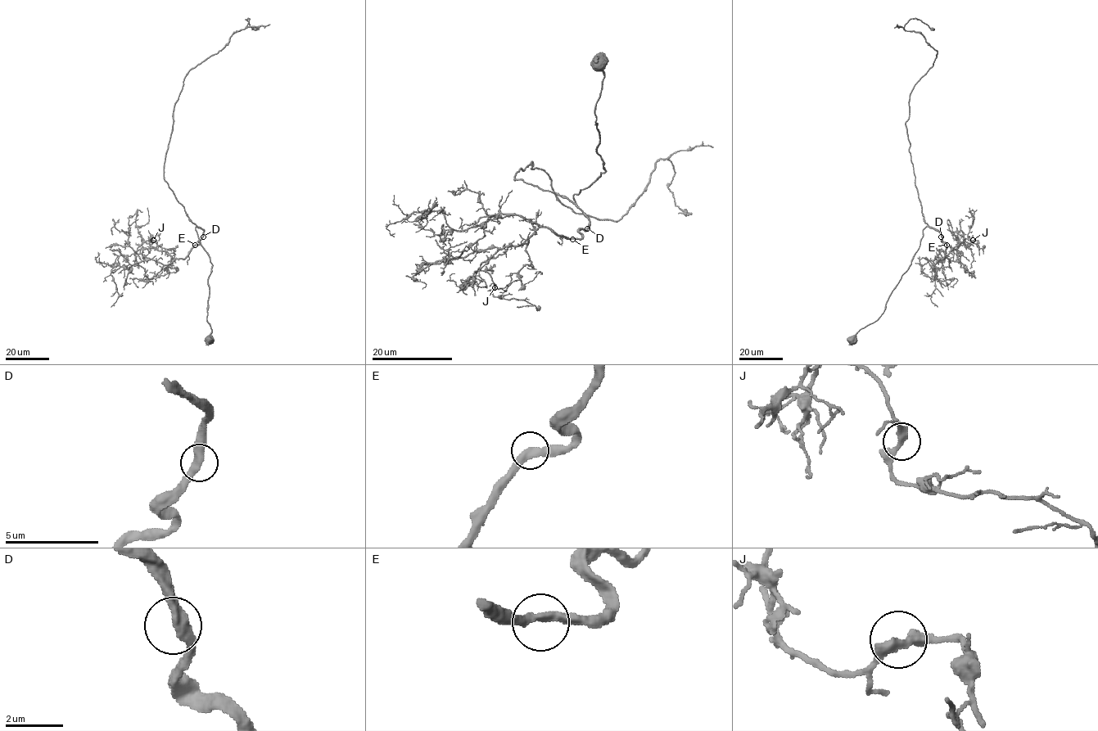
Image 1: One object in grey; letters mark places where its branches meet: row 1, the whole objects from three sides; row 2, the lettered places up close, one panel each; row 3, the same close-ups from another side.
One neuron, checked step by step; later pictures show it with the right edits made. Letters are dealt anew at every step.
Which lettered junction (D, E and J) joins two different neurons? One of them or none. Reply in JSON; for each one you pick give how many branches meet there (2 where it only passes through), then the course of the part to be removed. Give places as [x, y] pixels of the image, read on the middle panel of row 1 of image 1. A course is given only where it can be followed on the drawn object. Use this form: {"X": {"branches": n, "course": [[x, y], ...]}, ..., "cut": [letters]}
{"cut": []}

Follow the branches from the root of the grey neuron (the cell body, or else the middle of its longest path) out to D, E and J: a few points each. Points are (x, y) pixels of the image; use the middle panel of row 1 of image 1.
D: (600, 64), (603, 79), (594, 115), (597, 152), (605, 171), (573, 196), (588, 227)
E: (600, 64), (603, 79), (594, 115), (597, 152), (605, 171), (573, 196), (589, 227), (572, 239)
J: (600, 64), (605, 171), (573, 196), (589, 227), (580, 238), (539, 227), (499, 248), (481, 265), (494, 287)

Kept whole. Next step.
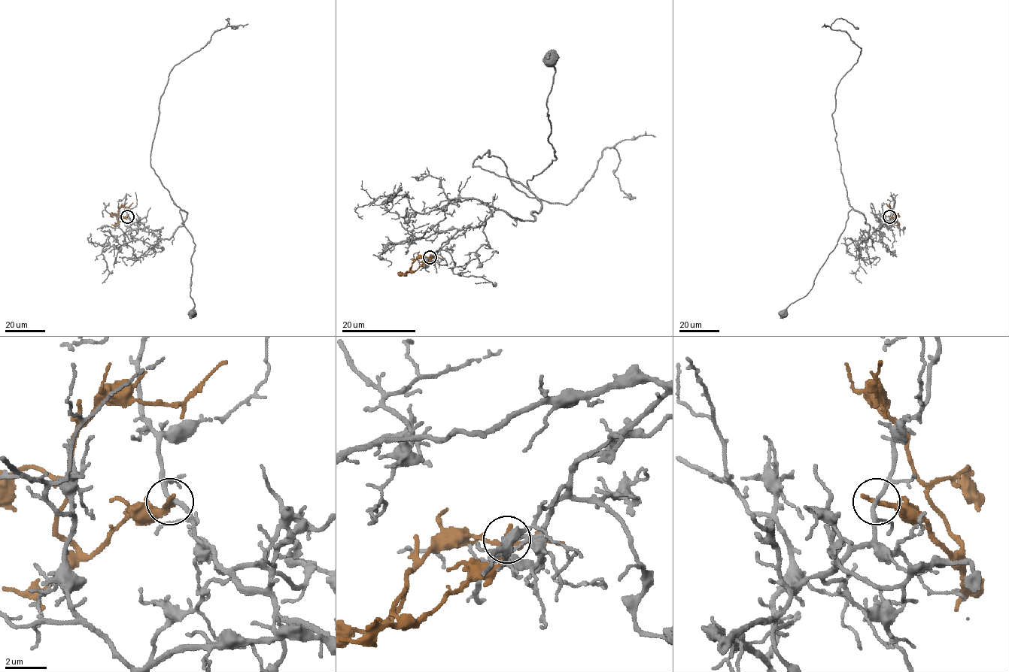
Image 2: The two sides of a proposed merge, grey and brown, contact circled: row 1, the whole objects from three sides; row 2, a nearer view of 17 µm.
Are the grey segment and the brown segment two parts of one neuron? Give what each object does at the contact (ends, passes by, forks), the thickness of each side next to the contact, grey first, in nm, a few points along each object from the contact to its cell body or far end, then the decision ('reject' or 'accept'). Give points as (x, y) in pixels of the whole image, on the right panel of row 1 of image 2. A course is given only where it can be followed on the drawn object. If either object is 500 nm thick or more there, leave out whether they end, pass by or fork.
grey passes by; brown ends; calibres 190 and 320 nm; course grey (889, 216), (864, 239), (870, 228), (865, 216), (852, 209), (849, 212), (846, 226), (812, 289), (784, 314); course brown (889, 216), (898, 220), (888, 207), (890, 203); reject

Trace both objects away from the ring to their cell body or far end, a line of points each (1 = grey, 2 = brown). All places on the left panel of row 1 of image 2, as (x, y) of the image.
1: (127, 216), (146, 231), (169, 239), (186, 213), (180, 209), (195, 245), (192, 314)
2: (127, 216), (118, 220), (118, 210), (132, 203)

